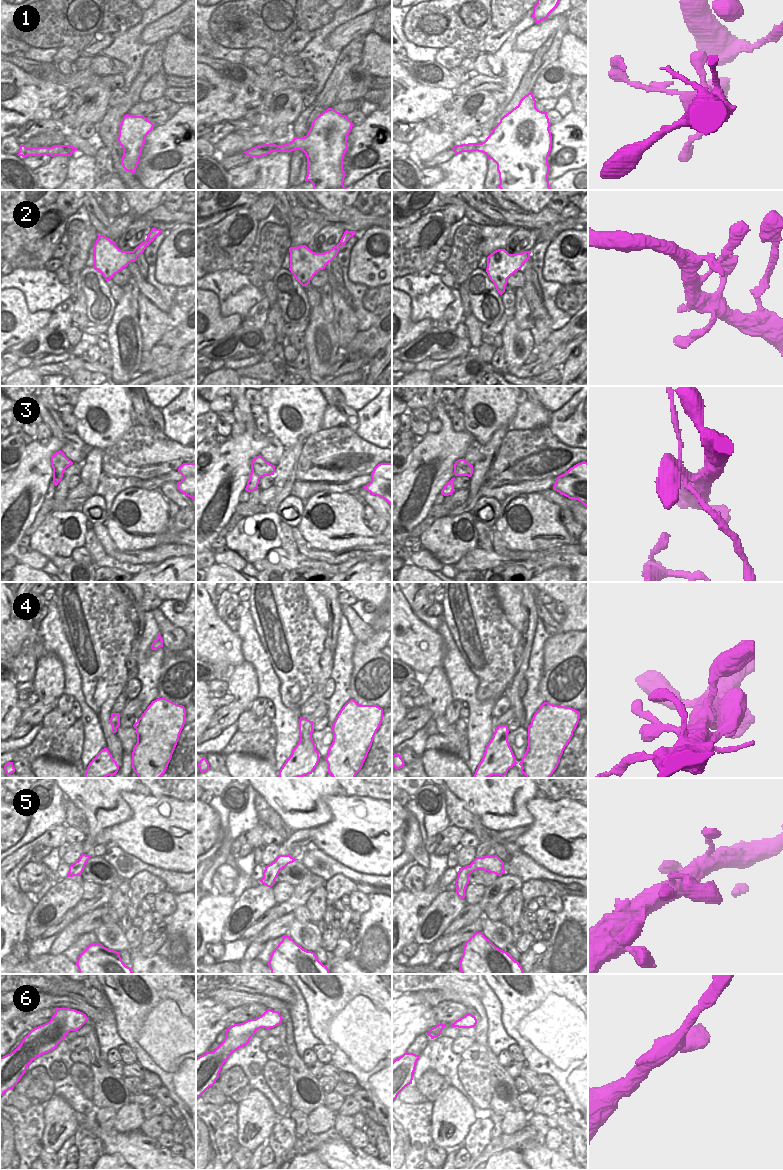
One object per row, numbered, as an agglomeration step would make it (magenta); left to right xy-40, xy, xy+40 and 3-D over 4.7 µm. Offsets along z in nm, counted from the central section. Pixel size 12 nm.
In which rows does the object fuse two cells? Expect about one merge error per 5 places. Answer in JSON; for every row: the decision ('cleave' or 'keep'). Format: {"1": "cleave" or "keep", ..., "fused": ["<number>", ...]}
{"1": "cleave", "2": "keep", "3": "cleave", "4": "keep", "5": "keep", "6": "keep", "fused": ["1", "3"]}

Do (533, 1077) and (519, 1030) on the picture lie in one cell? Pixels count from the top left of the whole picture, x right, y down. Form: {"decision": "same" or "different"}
{"decision": "different"}

